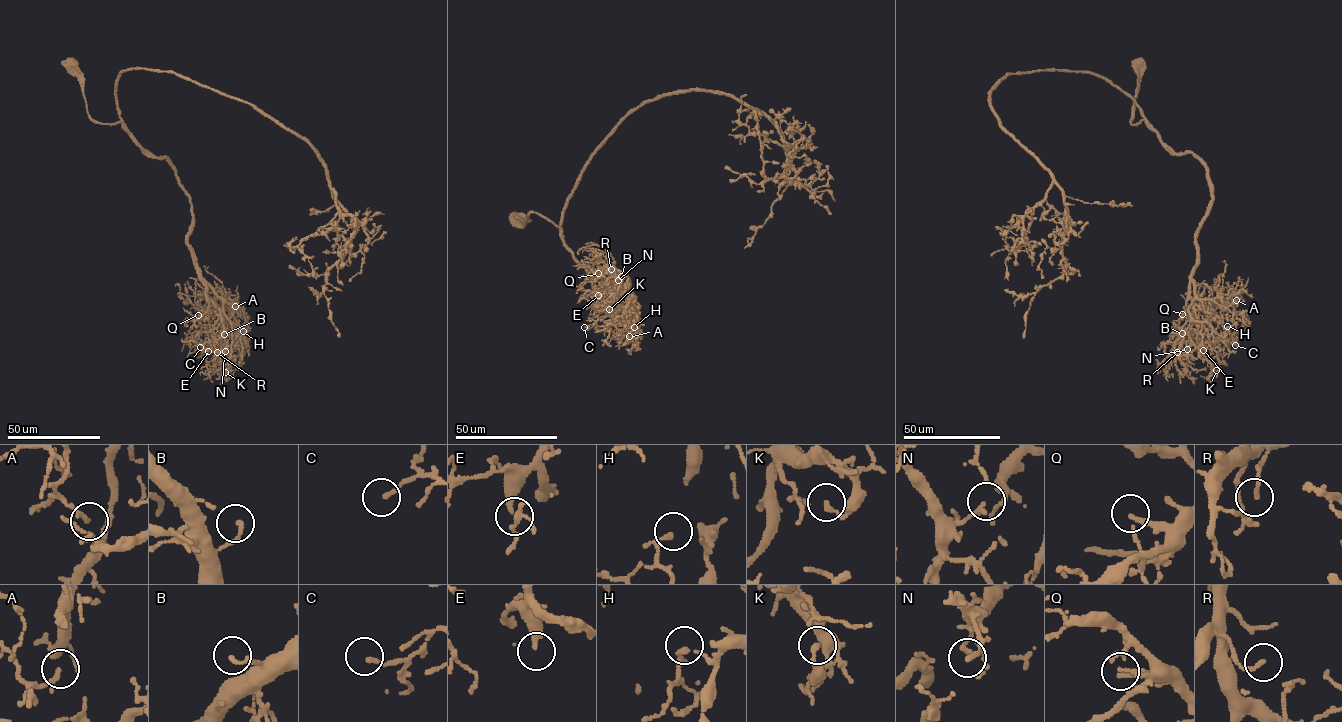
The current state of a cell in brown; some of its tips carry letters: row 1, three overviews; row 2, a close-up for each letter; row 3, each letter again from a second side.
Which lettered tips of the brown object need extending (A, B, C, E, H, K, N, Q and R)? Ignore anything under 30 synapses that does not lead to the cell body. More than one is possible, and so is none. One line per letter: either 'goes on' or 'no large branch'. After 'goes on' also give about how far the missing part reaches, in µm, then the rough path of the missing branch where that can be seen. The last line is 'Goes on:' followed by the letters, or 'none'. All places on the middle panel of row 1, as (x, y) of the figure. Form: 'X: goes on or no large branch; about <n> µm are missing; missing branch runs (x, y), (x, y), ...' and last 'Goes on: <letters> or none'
A: no large branch
B: no large branch
C: no large branch
E: no large branch
H: no large branch
K: no large branch
N: no large branch
Q: goes on; about 20 µm are missing; missing branch runs (598, 273), (586, 279), (575, 272), (575, 267)
R: no large branch
Goes on: Q

